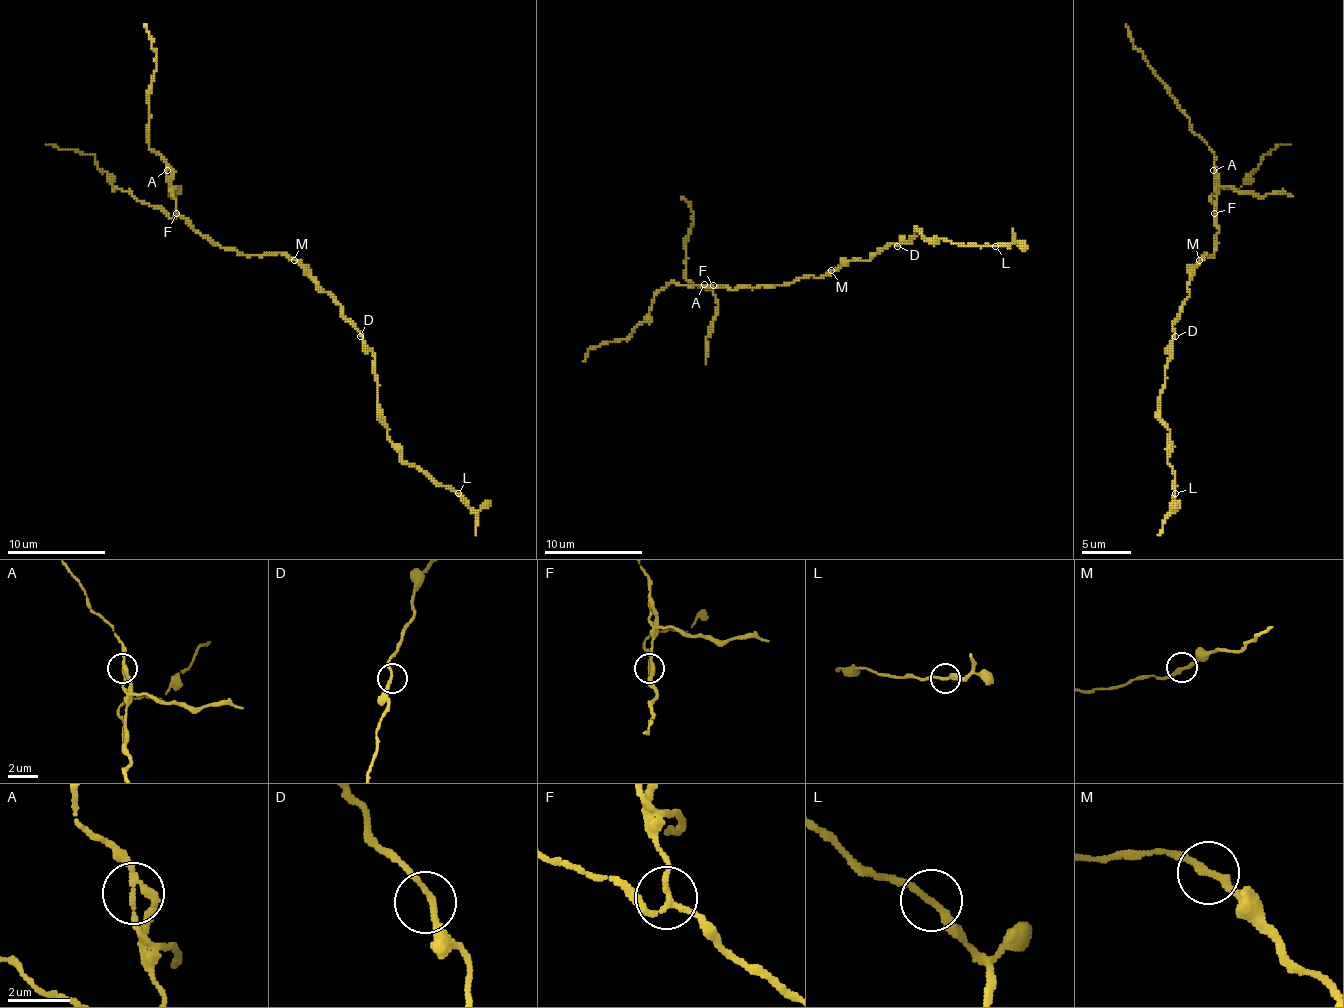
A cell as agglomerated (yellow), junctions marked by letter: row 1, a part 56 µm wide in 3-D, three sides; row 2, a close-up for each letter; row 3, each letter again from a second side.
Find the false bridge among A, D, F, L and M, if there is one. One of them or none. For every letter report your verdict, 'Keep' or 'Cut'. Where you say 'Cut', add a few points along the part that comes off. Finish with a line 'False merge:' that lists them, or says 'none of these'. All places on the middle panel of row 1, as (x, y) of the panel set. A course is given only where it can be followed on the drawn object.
A: Cut. Course of the part to remove: (703, 285), (718, 305), (710, 334), (706, 339), (706, 364)
D: Keep
F: Keep
L: Keep
M: Keep
False merge: A

